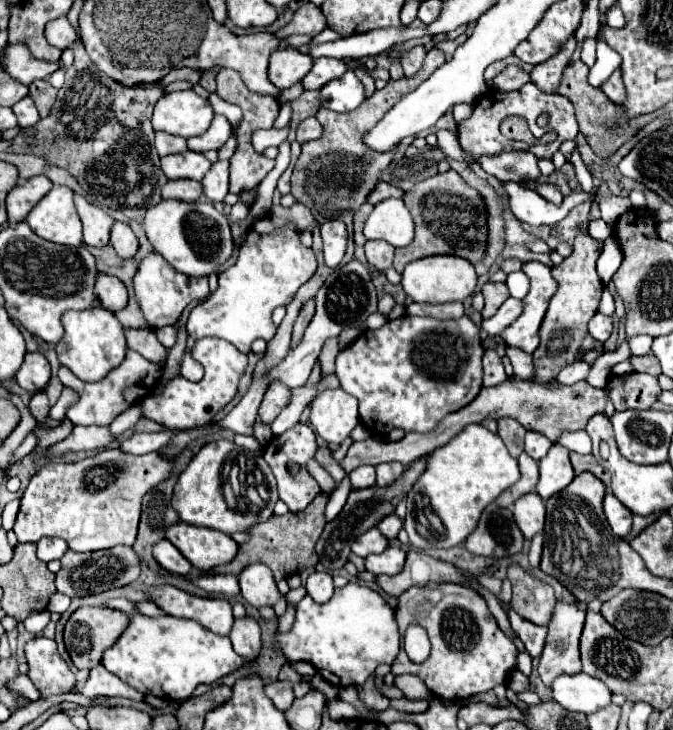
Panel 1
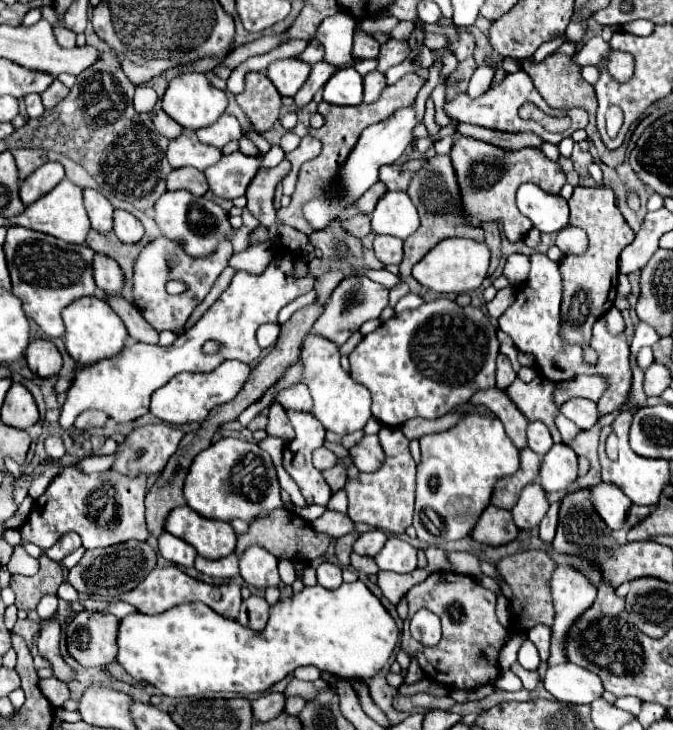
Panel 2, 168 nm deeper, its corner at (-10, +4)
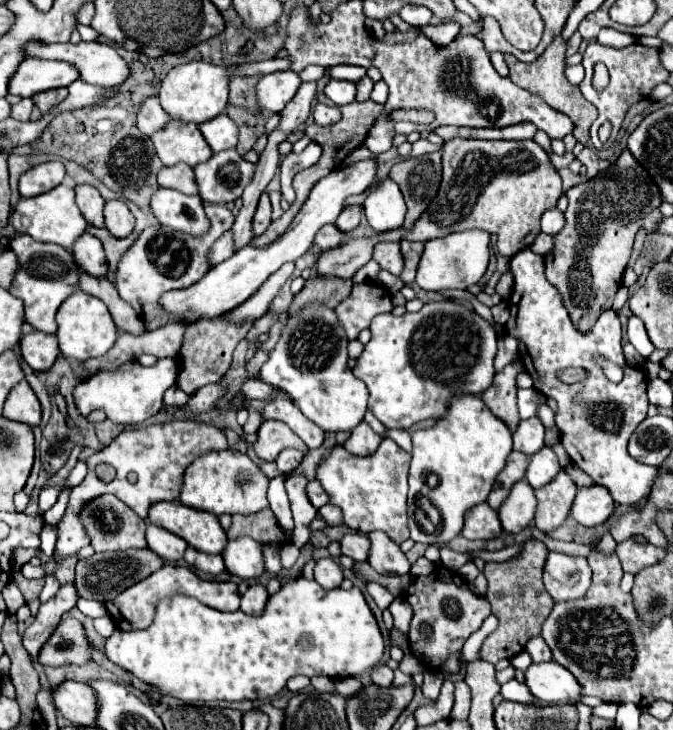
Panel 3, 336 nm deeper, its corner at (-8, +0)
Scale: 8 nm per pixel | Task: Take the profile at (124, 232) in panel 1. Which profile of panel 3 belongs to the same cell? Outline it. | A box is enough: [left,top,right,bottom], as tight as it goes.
[105,201,135,237]

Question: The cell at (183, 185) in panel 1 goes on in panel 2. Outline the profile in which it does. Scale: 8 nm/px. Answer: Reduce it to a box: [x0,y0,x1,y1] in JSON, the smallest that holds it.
[167,167,207,195]

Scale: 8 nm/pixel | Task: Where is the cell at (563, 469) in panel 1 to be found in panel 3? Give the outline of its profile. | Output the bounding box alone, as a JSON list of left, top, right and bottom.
[525,447,561,489]

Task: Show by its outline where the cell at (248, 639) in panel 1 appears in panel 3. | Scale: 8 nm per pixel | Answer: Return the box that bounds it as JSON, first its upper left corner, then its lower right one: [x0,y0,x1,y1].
[241,585,269,617]

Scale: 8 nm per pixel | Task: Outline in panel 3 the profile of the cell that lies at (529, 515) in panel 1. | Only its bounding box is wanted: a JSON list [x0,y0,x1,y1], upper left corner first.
[499,481,537,533]

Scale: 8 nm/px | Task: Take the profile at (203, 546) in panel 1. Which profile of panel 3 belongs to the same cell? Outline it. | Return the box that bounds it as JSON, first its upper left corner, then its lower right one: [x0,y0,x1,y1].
[149,501,229,555]

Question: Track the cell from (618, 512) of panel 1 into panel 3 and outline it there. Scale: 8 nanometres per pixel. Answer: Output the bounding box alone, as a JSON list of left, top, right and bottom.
[571,485,615,527]

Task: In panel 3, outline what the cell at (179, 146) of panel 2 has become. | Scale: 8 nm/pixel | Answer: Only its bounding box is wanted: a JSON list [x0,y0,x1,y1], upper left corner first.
[151,121,213,167]

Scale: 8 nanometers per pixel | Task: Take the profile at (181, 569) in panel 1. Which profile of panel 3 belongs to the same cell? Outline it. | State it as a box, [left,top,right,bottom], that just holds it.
[147,523,187,561]

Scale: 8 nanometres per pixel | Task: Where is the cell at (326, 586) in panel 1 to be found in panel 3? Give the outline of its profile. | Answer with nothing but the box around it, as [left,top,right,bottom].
[315,559,343,589]

